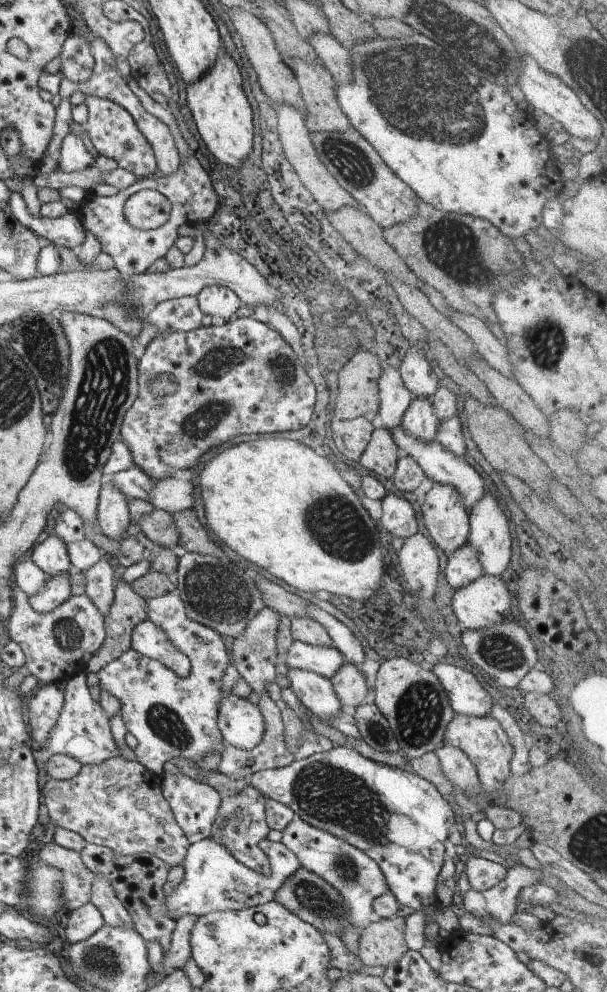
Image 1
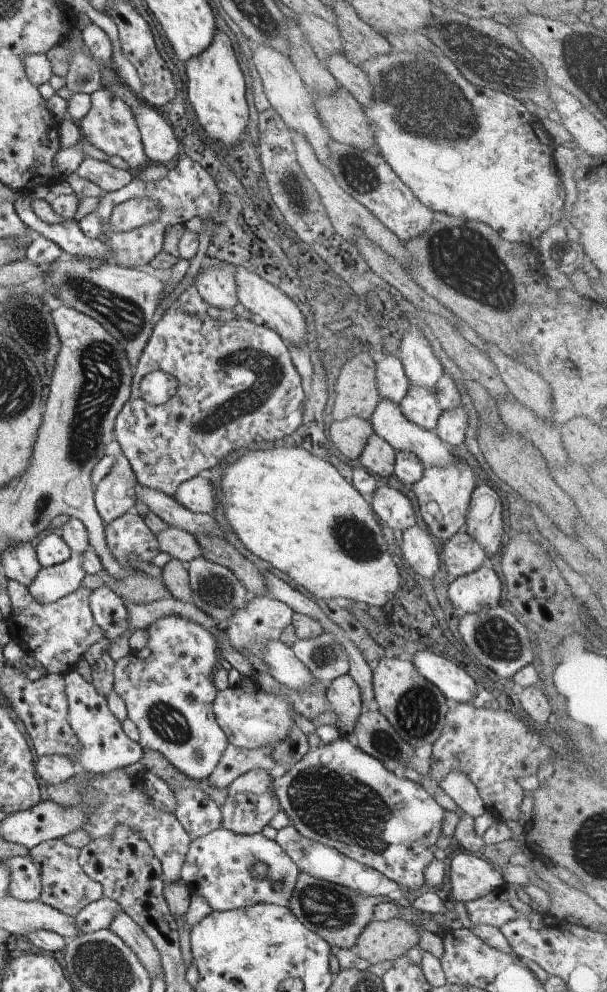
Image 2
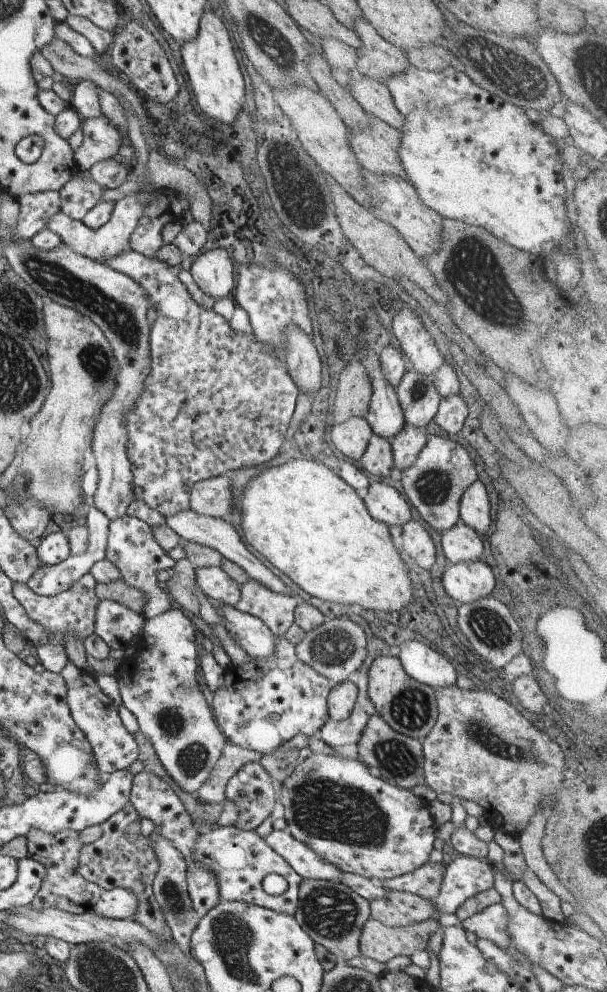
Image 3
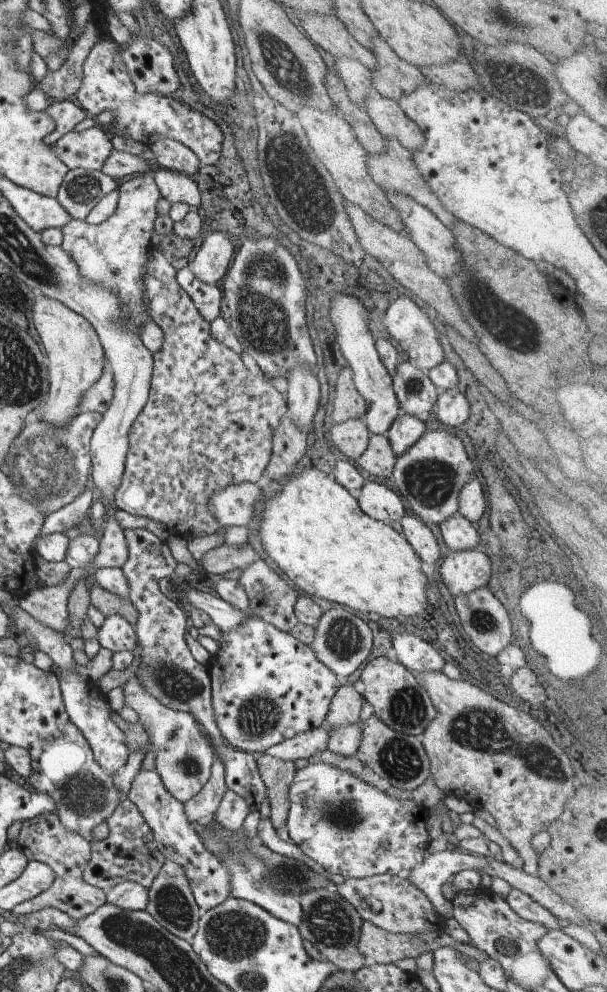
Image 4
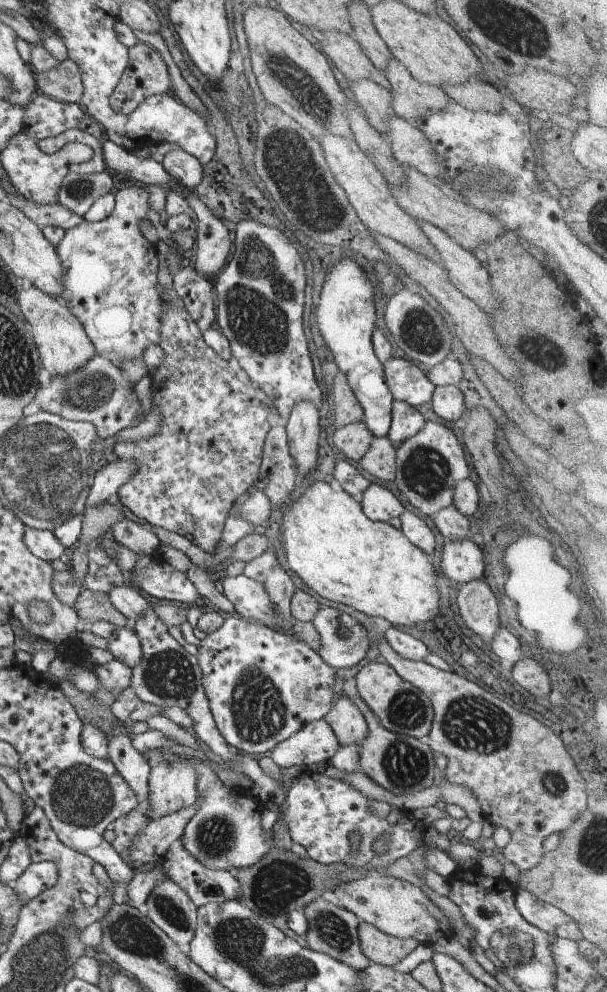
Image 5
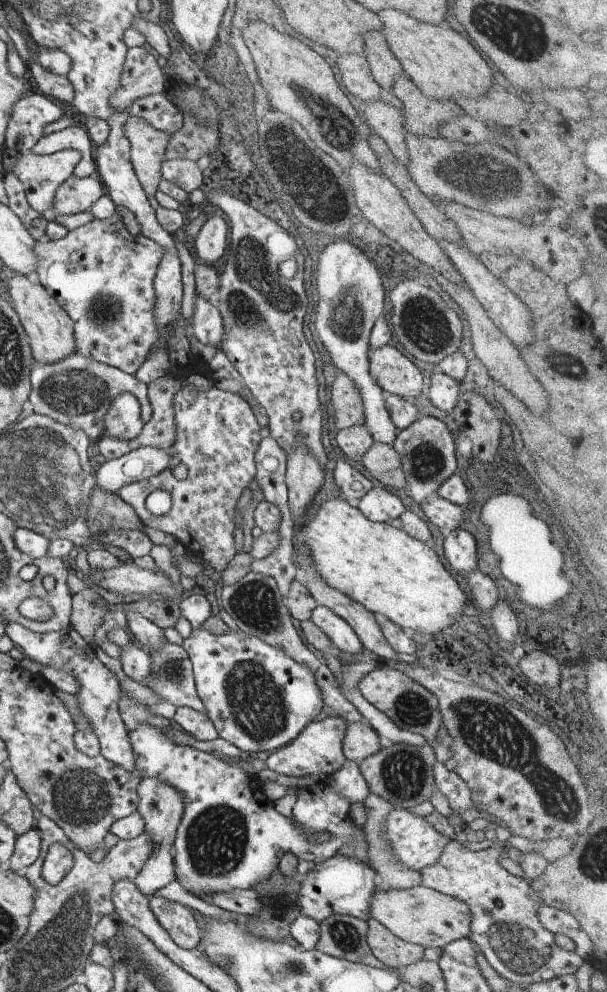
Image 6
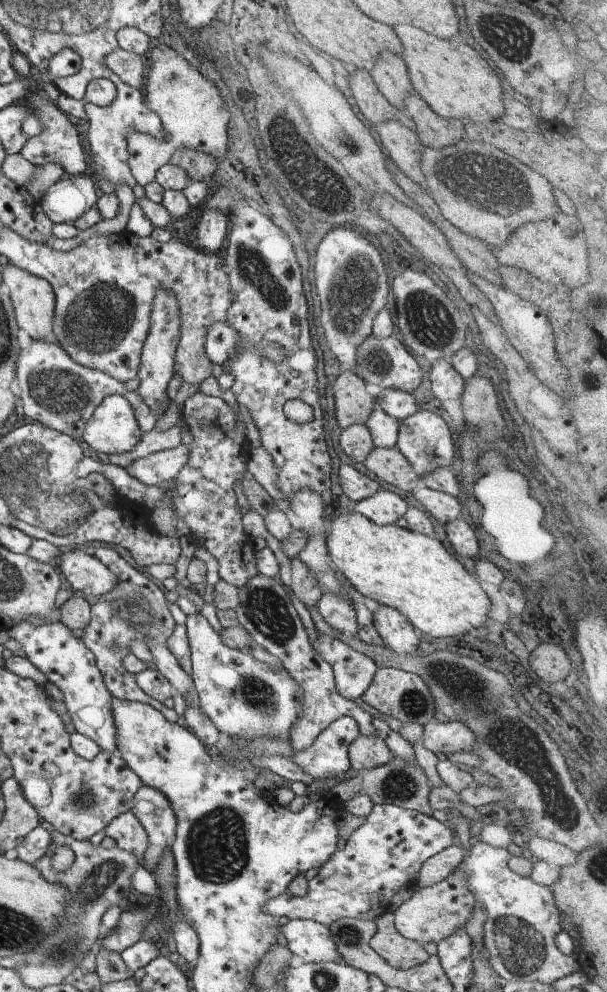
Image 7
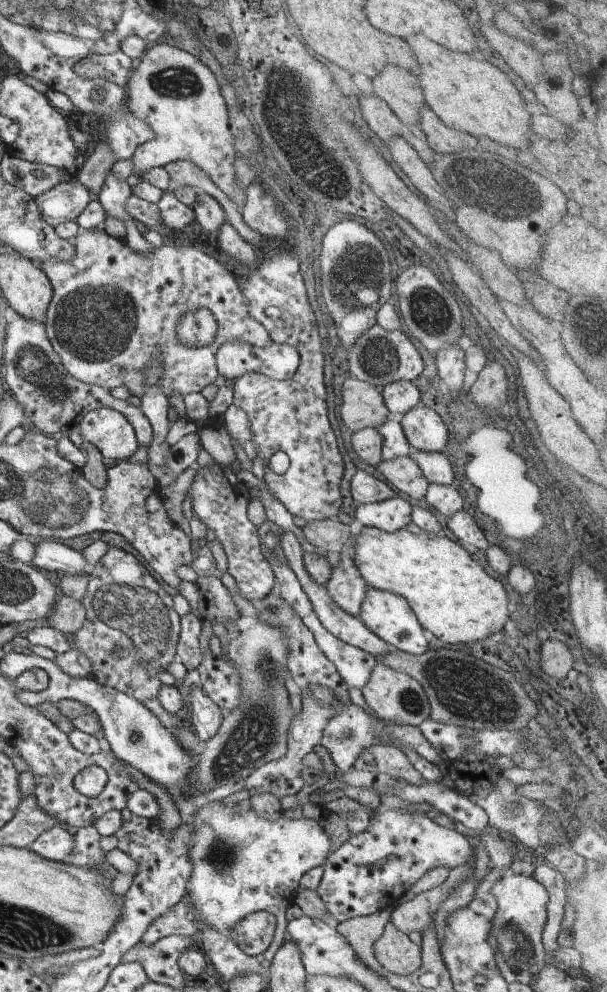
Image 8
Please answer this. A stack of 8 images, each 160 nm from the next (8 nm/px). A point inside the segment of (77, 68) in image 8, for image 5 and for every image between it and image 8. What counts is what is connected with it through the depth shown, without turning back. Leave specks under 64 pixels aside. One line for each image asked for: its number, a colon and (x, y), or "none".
5: (146, 75)
6: (141, 76)
7: (129, 67)

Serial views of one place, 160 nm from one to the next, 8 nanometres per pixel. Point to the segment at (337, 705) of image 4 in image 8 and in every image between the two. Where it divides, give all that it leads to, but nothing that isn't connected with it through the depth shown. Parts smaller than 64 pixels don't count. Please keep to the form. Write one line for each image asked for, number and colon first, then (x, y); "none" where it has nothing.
5: (345, 719)
6: (360, 741)
7: (366, 752)
8: (393, 761)

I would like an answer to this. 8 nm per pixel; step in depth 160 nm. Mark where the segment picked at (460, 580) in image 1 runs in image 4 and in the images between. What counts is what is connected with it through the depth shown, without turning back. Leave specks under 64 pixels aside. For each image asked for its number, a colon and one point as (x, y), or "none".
2: (462, 554)
3: (460, 543)
4: (458, 533)

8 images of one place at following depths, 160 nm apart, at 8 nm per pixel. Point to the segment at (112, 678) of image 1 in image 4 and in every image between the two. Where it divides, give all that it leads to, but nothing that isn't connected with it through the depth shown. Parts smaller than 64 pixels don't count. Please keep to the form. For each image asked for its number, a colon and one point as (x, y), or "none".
2: (167, 687)
3: (158, 684)
4: (184, 757)

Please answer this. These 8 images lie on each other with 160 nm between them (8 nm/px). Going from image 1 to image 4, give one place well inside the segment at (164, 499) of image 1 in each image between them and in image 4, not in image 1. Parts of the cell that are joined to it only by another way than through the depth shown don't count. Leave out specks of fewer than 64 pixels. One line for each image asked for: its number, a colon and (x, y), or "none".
2: (197, 494)
3: (213, 497)
4: (233, 506)

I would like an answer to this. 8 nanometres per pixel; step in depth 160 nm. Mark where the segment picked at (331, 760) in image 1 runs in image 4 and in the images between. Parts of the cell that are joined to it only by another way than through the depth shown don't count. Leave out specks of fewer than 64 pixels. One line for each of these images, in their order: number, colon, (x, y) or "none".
2: (338, 795)
3: (339, 808)
4: (350, 828)

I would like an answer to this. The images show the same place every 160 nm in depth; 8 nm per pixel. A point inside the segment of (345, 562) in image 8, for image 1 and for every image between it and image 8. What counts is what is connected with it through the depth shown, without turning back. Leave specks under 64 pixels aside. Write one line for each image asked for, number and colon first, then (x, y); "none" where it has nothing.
1: (325, 661)
2: (326, 658)
3: (337, 648)
4: (342, 641)
5: (344, 641)
6: (341, 634)
7: (338, 612)

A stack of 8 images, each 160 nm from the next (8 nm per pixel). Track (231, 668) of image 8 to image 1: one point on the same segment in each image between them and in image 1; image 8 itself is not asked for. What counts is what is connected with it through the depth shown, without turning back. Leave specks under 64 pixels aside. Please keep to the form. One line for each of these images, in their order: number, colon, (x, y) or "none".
1: (241, 722)
2: (252, 718)
3: (268, 700)
4: (266, 686)
5: (263, 685)
6: (258, 698)
7: (245, 698)

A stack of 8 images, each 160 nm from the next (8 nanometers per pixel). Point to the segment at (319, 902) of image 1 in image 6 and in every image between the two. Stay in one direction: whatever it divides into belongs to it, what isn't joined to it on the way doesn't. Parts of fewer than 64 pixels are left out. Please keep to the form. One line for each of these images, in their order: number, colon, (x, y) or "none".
2: (338, 914)
3: (333, 915)
4: (331, 923)
5: (332, 930)
6: (342, 936)

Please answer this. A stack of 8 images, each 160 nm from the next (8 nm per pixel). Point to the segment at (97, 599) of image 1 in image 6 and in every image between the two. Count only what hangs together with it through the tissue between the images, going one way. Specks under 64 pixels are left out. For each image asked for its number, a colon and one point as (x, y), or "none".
2: (110, 613)
3: (118, 626)
4: (117, 634)
5: (124, 644)
6: (136, 662)

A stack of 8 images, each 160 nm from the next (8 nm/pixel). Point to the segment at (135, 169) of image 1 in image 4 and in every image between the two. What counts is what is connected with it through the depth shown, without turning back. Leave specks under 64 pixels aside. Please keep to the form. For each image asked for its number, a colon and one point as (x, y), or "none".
2: (109, 125)
3: (101, 140)
4: (89, 149)

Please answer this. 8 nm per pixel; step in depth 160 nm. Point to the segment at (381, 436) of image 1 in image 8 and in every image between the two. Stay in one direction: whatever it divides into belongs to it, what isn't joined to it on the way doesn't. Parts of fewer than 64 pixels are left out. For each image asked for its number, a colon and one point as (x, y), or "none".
2: (378, 456)
3: (377, 459)
4: (379, 459)
5: (380, 459)
6: (382, 461)
7: (388, 464)
8: (403, 473)

